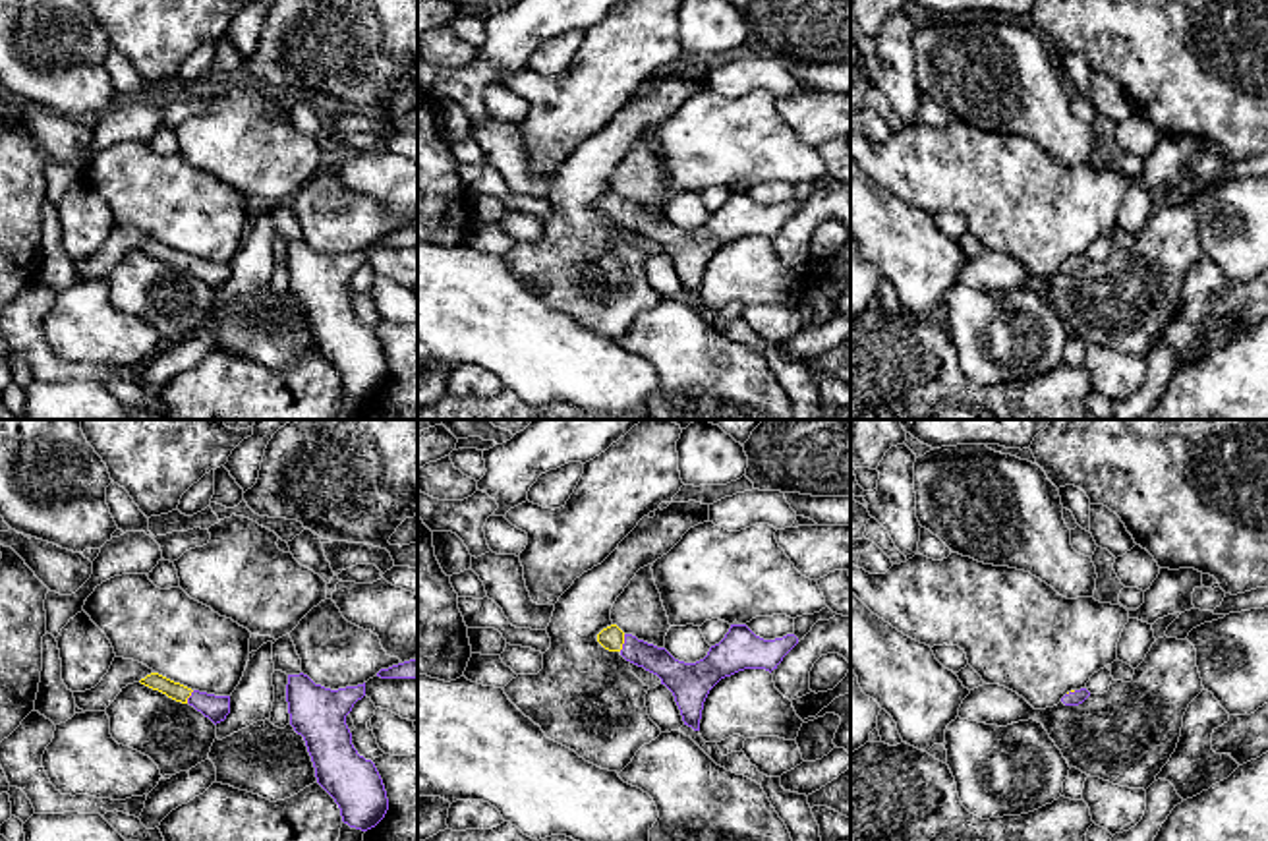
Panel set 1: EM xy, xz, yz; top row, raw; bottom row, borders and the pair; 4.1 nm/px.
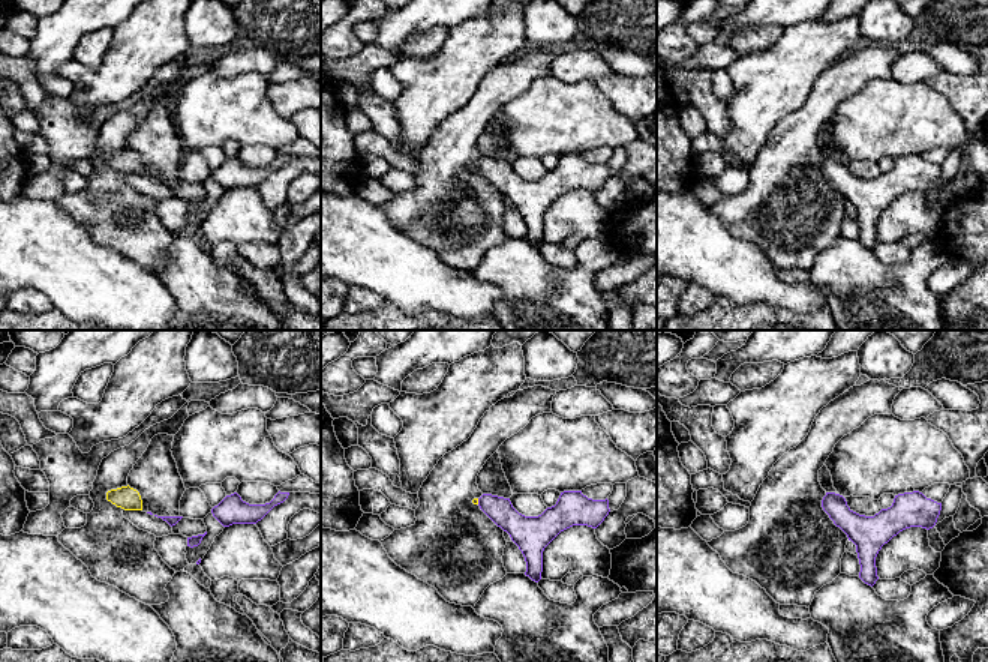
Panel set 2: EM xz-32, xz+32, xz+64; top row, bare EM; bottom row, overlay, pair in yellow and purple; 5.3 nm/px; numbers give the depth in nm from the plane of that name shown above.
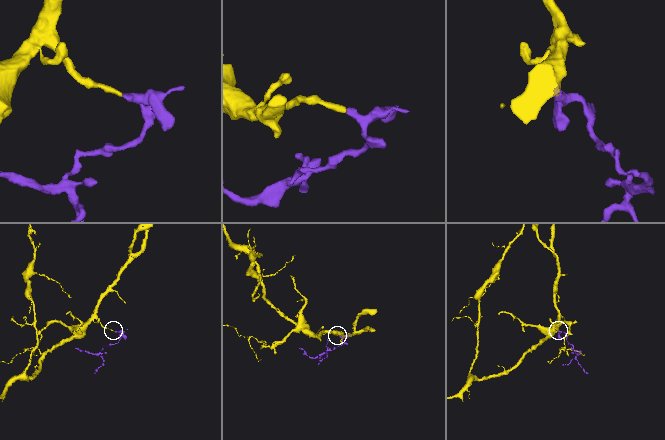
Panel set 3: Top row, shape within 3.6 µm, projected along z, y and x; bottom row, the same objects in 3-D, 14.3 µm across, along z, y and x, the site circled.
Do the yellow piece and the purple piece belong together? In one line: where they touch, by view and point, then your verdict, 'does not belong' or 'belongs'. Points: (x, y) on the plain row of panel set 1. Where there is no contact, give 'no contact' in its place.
xz (623, 209) | belongs

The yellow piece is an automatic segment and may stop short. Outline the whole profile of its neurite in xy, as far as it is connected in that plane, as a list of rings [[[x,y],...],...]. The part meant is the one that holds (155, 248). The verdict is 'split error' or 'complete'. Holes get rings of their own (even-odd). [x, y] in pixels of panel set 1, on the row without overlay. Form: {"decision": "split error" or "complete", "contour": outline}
{"decision": "split error", "contour": [[[151,240],[139,247],[141,251],[166,261],[168,265],[189,271],[215,292],[224,288],[230,280],[230,263],[215,263],[199,257],[191,257],[180,249],[174,249],[158,240]]]}

